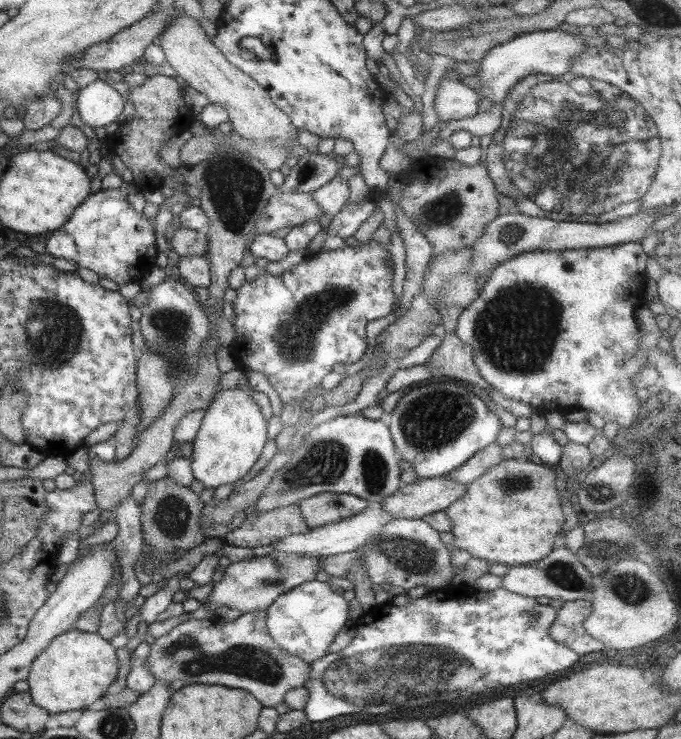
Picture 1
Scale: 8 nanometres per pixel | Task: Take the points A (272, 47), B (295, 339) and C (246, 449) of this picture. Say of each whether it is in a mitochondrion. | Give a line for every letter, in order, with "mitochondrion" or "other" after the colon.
A: other
B: mitochondrion
C: other

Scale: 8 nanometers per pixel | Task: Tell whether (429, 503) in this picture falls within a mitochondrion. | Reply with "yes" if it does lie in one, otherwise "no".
no

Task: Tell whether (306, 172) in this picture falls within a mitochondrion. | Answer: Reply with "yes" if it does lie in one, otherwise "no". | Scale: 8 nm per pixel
no

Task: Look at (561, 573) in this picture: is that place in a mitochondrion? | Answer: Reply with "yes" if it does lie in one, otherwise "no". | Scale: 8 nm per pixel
yes

